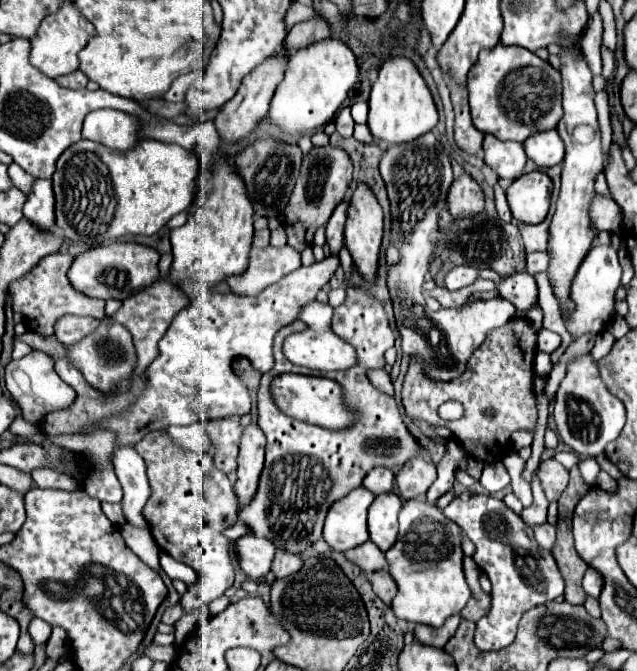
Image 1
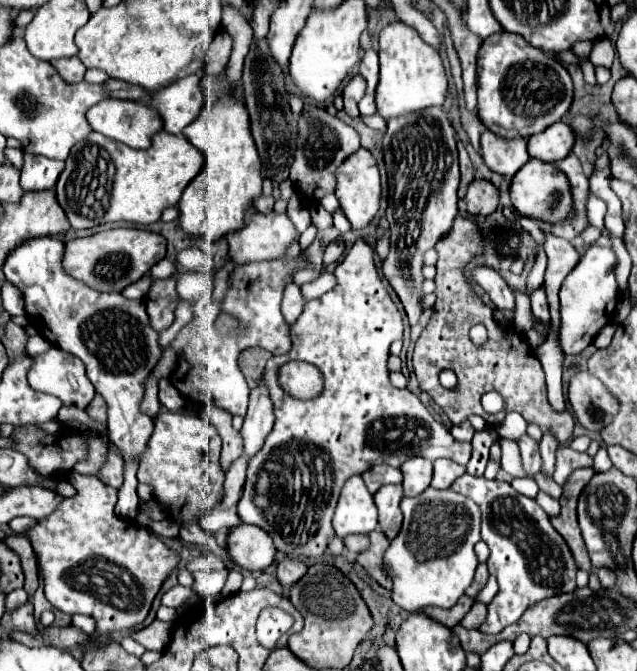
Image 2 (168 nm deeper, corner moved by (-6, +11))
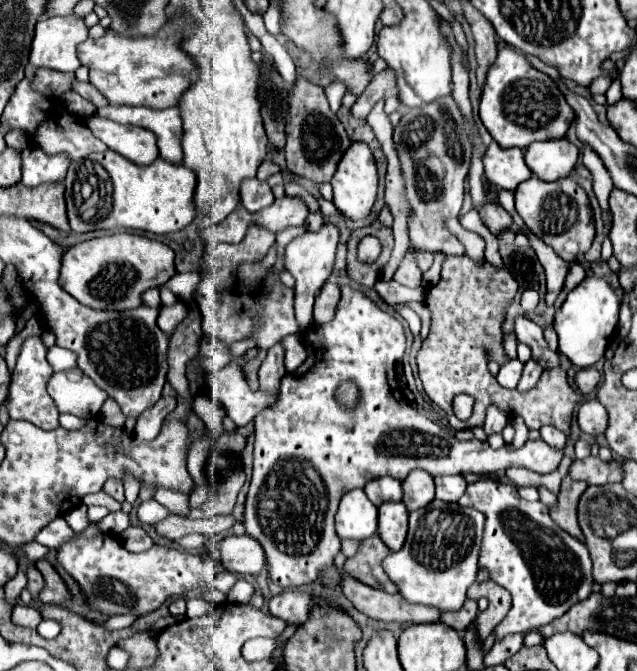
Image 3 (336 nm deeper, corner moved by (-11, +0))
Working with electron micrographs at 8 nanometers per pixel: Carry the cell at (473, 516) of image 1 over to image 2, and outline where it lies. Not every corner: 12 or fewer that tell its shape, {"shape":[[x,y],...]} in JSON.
{"shape":[[473,475],[499,593],[479,631],[575,589],[577,565],[533,499]]}

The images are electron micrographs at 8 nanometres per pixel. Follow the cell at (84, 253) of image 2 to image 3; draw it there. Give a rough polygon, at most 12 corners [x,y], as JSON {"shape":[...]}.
{"shape":[[112,234],[62,256],[60,286],[94,310],[142,306],[174,252]]}

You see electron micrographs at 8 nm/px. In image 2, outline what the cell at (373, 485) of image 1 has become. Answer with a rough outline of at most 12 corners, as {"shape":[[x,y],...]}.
{"shape":[[375,465],[361,477],[371,493],[387,483],[401,483],[401,471]]}

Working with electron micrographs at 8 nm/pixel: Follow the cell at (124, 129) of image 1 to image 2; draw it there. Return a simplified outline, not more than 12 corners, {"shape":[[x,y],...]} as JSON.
{"shape":[[99,101],[87,111],[93,131],[147,149],[163,117],[151,105]]}

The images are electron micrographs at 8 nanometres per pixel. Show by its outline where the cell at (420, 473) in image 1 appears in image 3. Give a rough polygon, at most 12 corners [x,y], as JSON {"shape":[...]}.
{"shape":[[414,470],[402,482],[410,512],[434,500],[434,478]]}

